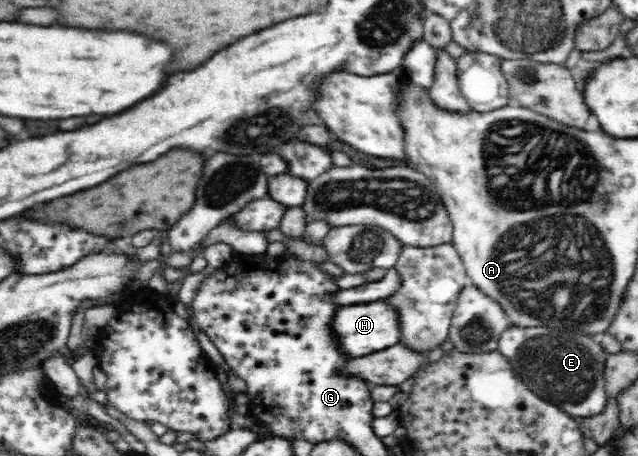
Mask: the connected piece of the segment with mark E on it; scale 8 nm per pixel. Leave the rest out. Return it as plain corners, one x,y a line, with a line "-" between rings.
512,326
501,334
497,351
509,359
515,373
538,397
556,404
571,416
594,417
606,409
608,396
603,371
607,353
600,347
599,338
572,330
560,331
546,327
520,329
518,326

